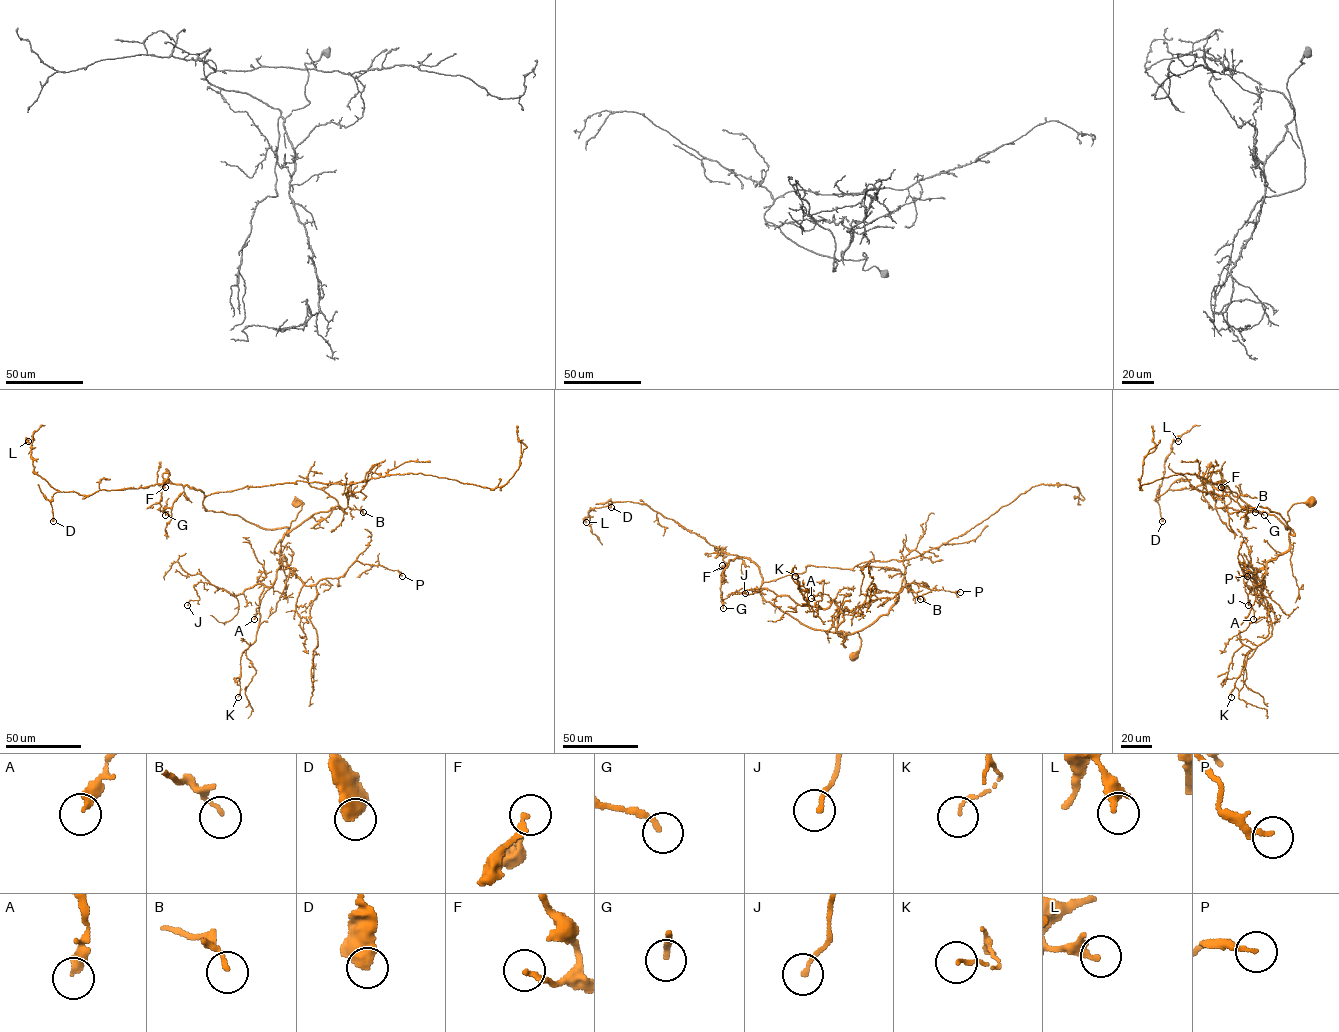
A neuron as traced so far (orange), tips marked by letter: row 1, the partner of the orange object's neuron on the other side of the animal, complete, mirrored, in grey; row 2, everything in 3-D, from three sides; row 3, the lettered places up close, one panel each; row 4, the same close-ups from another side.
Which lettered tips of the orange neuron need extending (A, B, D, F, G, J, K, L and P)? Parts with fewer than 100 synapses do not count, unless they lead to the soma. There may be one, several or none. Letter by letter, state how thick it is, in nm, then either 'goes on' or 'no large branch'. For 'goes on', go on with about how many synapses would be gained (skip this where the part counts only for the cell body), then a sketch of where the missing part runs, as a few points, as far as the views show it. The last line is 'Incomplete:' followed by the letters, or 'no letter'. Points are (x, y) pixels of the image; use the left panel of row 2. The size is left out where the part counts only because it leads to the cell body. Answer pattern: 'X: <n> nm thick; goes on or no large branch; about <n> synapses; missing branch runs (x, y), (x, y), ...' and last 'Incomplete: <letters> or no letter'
A: 320 nm thick; no large branch
B: 150 nm thick; no large branch
D: 550 nm thick; no large branch
F: 190 nm thick; no large branch
G: 200 nm thick; no large branch
J: 150 nm thick; no large branch
K: 120 nm thick; no large branch
L: 200 nm thick; no large branch
P: 180 nm thick; no large branch
Incomplete: no letter

